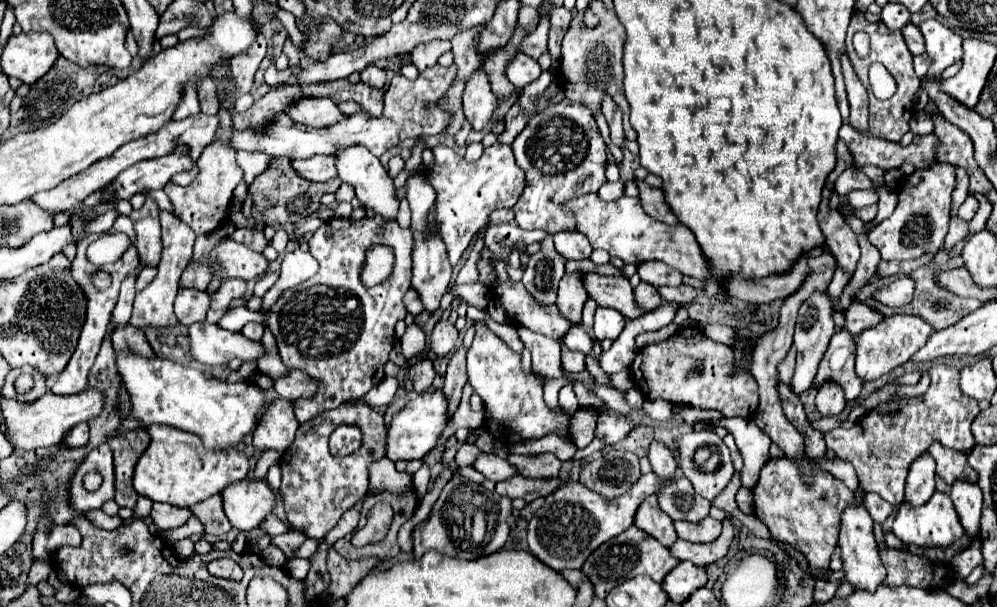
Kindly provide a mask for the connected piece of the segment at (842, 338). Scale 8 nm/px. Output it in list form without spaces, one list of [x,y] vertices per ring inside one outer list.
[[[834,333],[818,367],[816,389],[826,381],[834,381],[842,387],[846,401],[854,401],[862,391],[862,381],[854,373],[854,351],[854,337],[850,333]]]

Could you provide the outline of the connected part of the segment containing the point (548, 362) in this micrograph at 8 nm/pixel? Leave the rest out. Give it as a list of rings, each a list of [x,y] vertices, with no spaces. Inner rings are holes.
[[[516,327],[516,331],[524,347],[530,349],[532,353],[532,371],[536,371],[536,375],[548,379],[564,377],[562,363],[560,363],[560,345],[556,339],[532,333],[526,327]]]

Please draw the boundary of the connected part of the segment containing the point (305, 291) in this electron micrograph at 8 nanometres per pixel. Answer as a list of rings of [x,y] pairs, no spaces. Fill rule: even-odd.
[[[380,215],[362,221],[332,217],[310,239],[310,253],[320,263],[312,279],[284,291],[268,311],[236,307],[218,325],[228,331],[242,331],[250,321],[270,327],[282,363],[308,373],[308,377],[320,383],[314,397],[294,401],[298,423],[310,421],[316,413],[338,407],[346,399],[360,399],[382,383],[384,365],[394,347],[394,327],[406,317],[402,297],[408,291],[408,279],[412,275],[412,249],[412,229],[402,229],[396,221],[386,221]],[[372,245],[390,247],[394,251],[394,267],[386,281],[376,287],[364,287],[360,273],[366,263],[366,251]]]

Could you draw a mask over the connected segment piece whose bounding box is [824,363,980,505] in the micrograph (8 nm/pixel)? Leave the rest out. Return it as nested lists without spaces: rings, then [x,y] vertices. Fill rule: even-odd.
[[[938,363],[930,369],[930,377],[930,389],[922,397],[882,403],[864,415],[852,429],[834,429],[824,433],[828,449],[836,451],[840,459],[846,459],[854,465],[864,491],[874,491],[892,505],[902,503],[904,479],[908,475],[910,463],[926,453],[934,441],[956,451],[968,451],[976,445],[970,425],[980,409],[978,401],[966,397],[960,391],[958,371],[952,365]]]

